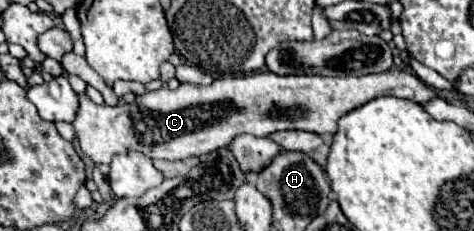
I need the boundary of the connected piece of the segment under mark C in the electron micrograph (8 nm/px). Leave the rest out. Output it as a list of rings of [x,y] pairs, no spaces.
[[[391,69],[375,75],[275,75],[269,71],[257,71],[257,73],[247,73],[247,75],[223,75],[215,79],[211,85],[191,85],[191,83],[181,83],[177,91],[171,91],[167,87],[161,87],[159,91],[147,91],[145,95],[137,97],[133,103],[121,105],[121,107],[107,107],[107,105],[95,105],[87,93],[85,93],[85,81],[79,79],[77,75],[69,77],[69,83],[73,91],[79,95],[81,107],[79,115],[73,123],[77,131],[77,139],[81,145],[81,151],[95,163],[111,163],[111,157],[117,153],[129,153],[129,151],[139,151],[149,159],[167,159],[167,161],[177,161],[177,159],[187,159],[191,155],[205,155],[211,151],[217,151],[221,147],[227,147],[237,135],[249,133],[255,137],[265,137],[275,131],[285,131],[285,129],[299,129],[299,131],[311,131],[319,135],[333,135],[337,131],[337,121],[341,115],[349,113],[355,107],[365,105],[371,99],[383,97],[383,95],[393,95],[401,99],[411,99],[419,105],[427,103],[429,99],[439,97],[439,93],[425,85],[417,75],[401,69]]]

